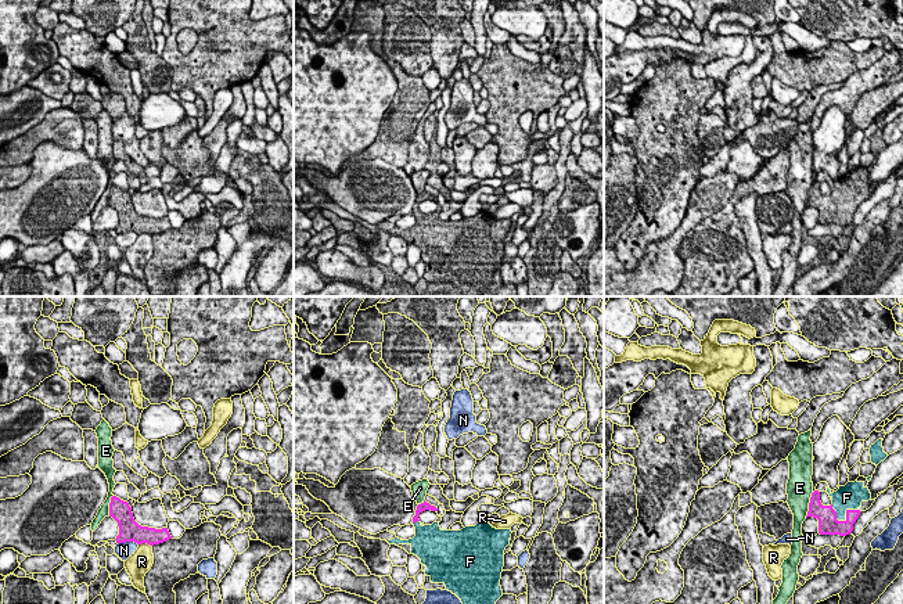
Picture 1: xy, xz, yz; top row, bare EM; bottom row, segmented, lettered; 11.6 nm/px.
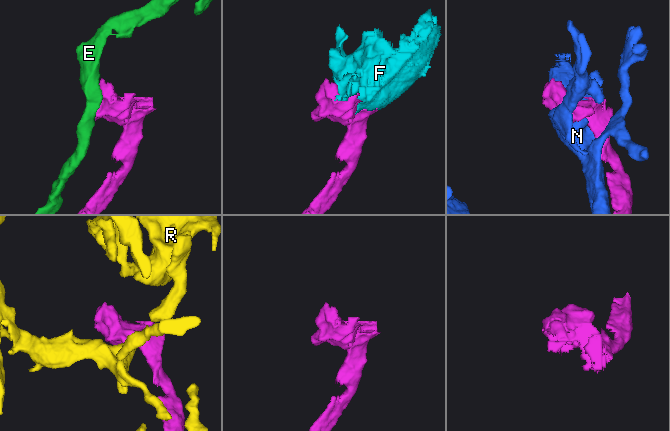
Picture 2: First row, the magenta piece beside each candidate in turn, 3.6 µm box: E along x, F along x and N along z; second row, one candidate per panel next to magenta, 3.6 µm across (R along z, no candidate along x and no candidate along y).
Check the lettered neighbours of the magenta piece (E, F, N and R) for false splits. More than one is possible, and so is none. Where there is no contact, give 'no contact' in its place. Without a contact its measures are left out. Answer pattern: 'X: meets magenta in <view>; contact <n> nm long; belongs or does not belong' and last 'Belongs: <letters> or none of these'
E: meets magenta in yz; contact 320 nm long; does not belong
F: meets magenta in yz; contact 320 nm long; belongs
N: meets magenta in xy; contact 240 nm long; does not belong
R: meets magenta in xy; contact 150 nm long; does not belong
Belongs: F

